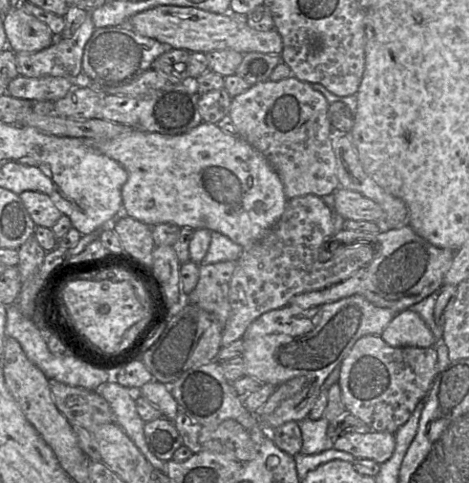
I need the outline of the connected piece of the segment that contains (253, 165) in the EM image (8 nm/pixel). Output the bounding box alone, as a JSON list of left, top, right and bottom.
[95,122,288,247]

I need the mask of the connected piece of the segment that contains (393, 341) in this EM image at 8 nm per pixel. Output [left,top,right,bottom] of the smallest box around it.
[381,309,436,347]

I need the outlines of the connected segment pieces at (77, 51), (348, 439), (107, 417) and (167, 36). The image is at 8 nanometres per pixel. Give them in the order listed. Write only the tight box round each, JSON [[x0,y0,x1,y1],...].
[[16,13,95,81],[333,432,395,464],[49,380,114,431],[124,5,283,56]]

